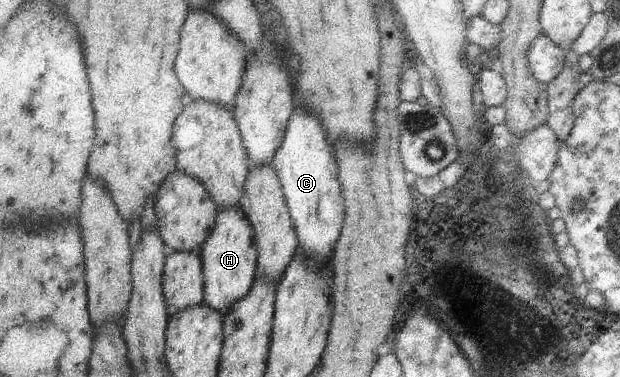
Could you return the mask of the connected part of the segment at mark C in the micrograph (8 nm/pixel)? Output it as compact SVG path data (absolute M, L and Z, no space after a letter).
M294 112L286 130L284 144L280 146L271 167L278 174L293 224L304 252L332 254L334 244L340 239L346 219L347 199L341 181L338 182L338 162L332 154L332 144L326 142L326 130L320 120L308 112Z

